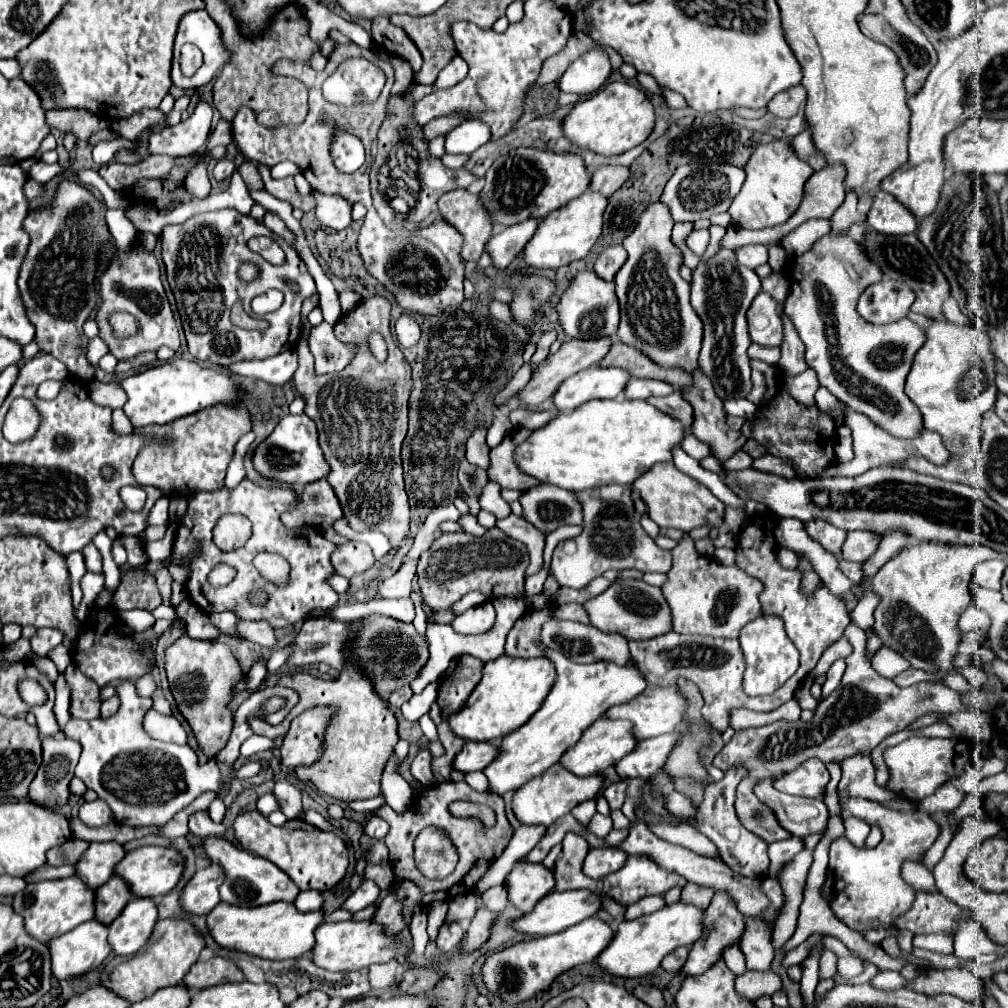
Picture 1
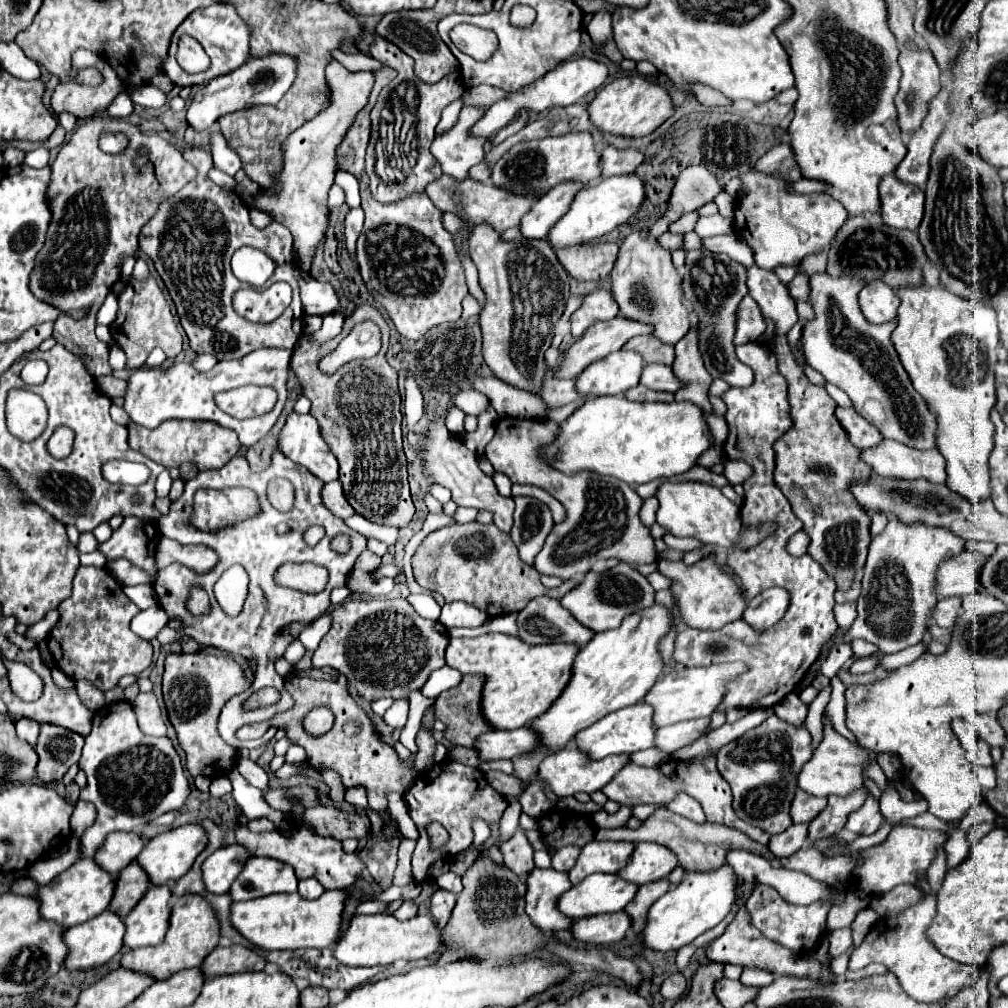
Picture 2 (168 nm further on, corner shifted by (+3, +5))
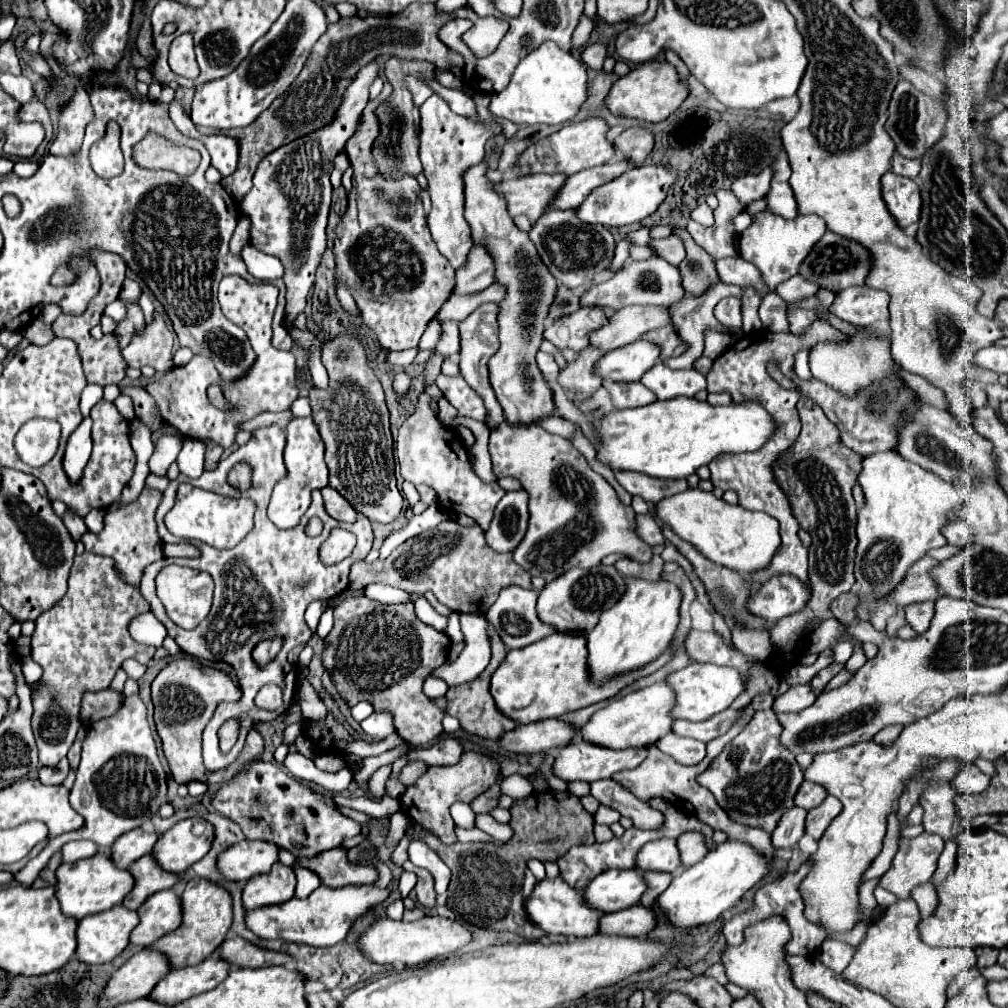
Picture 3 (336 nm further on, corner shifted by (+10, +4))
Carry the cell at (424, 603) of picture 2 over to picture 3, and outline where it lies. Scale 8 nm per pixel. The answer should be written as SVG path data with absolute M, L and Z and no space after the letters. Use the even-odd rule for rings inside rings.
M416 598L416 600L414 600L414 610L416 610L416 616L418 616L424 624L434 626L434 628L440 630L440 632L446 630L448 620L446 620L444 616L440 616L440 614L428 604L426 598Z

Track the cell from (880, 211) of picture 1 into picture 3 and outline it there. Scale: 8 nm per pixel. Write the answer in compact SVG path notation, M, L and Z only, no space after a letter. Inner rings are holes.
M886 172L882 176L882 196L888 204L888 210L896 218L898 226L906 228L920 218L920 188L912 178Z

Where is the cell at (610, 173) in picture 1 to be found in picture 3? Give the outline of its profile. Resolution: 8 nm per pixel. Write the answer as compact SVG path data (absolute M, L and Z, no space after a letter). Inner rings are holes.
M634 126L624 130L616 140L614 140L616 152L630 156L630 160L634 160L634 164L642 164L644 158L652 152L654 148L654 134L648 132L642 126Z

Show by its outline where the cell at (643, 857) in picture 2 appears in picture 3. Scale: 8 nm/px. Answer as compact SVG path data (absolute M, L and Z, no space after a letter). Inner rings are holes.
M662 838L648 842L636 856L636 864L640 870L660 870L676 874L682 868L676 840Z

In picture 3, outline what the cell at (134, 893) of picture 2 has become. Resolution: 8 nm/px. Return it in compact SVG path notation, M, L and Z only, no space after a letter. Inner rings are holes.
M150 854L142 856L138 862L134 862L130 872L136 876L136 886L134 886L134 892L130 892L130 896L126 896L126 900L122 902L122 906L130 908L130 910L138 910L146 898L150 898L156 892L168 890L182 880L180 874L162 870L158 866L158 862L154 860L154 856L150 856Z

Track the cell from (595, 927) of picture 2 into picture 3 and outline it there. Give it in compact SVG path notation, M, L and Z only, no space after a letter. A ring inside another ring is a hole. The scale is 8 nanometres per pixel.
M636 904L622 912L604 914L600 932L618 934L618 936L646 936L656 928L656 924L658 924L656 910Z

